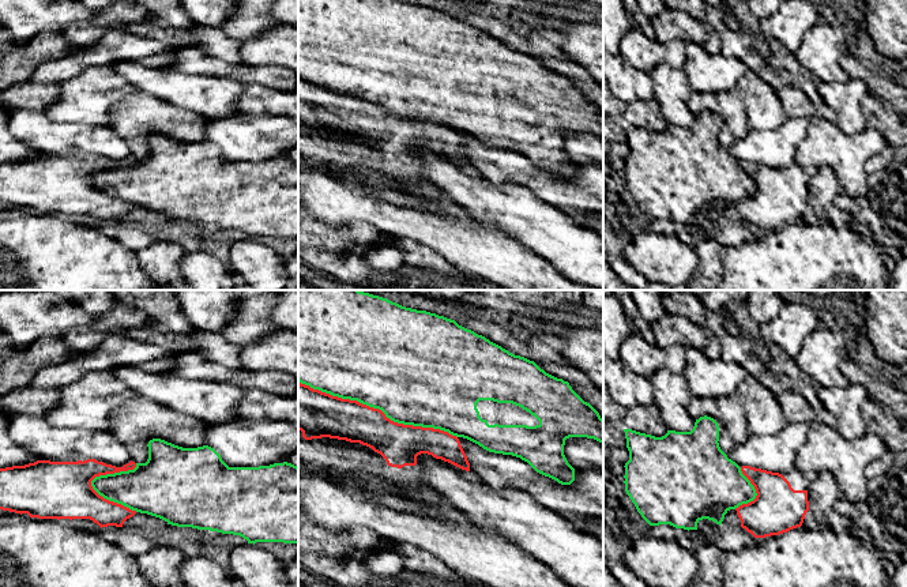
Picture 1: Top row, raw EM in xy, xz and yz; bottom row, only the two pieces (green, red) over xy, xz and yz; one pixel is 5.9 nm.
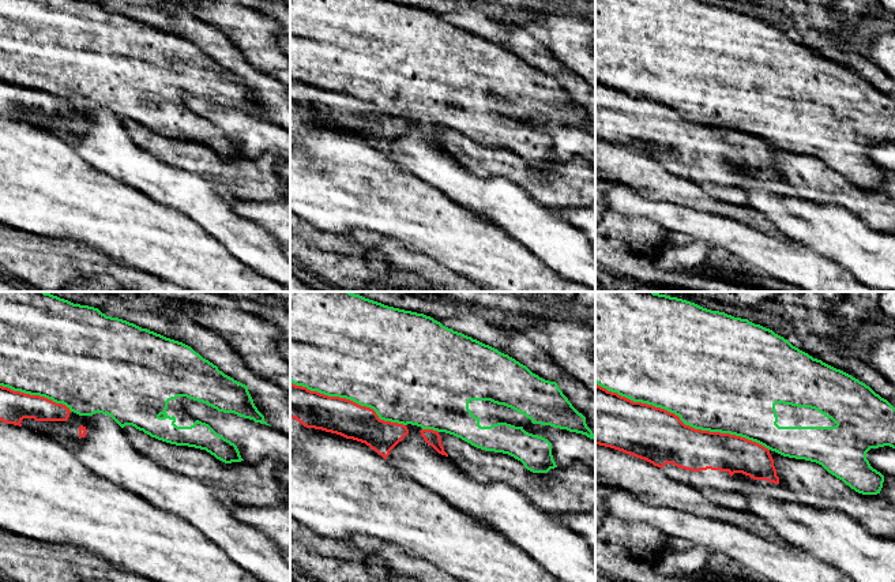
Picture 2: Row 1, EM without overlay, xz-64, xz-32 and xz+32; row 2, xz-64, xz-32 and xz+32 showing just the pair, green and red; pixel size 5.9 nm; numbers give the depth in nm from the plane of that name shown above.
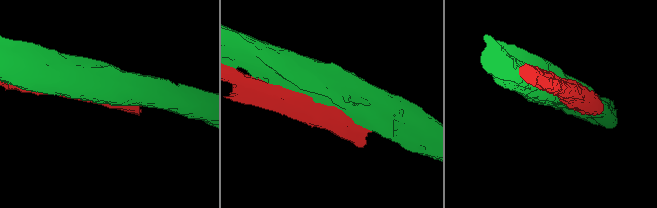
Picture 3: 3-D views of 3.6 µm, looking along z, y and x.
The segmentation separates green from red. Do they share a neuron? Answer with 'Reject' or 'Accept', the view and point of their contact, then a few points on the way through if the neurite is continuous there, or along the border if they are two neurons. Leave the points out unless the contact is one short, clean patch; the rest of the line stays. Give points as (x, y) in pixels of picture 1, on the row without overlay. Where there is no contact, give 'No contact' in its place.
Reject. Touches green at xz (377, 102)

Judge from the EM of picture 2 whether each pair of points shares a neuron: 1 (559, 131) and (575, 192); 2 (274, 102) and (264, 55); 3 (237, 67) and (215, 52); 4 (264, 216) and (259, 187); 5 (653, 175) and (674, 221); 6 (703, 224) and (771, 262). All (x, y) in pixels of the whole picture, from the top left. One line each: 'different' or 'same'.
1: different
2: different
3: same
4: different
5: different
6: same

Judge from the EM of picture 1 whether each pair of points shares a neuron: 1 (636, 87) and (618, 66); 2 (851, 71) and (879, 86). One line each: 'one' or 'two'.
1: one
2: one

